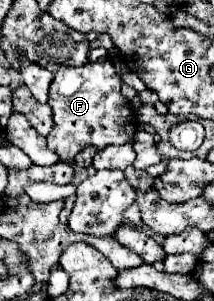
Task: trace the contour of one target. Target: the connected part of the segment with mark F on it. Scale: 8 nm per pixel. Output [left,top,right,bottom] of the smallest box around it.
[46,57,138,161]

